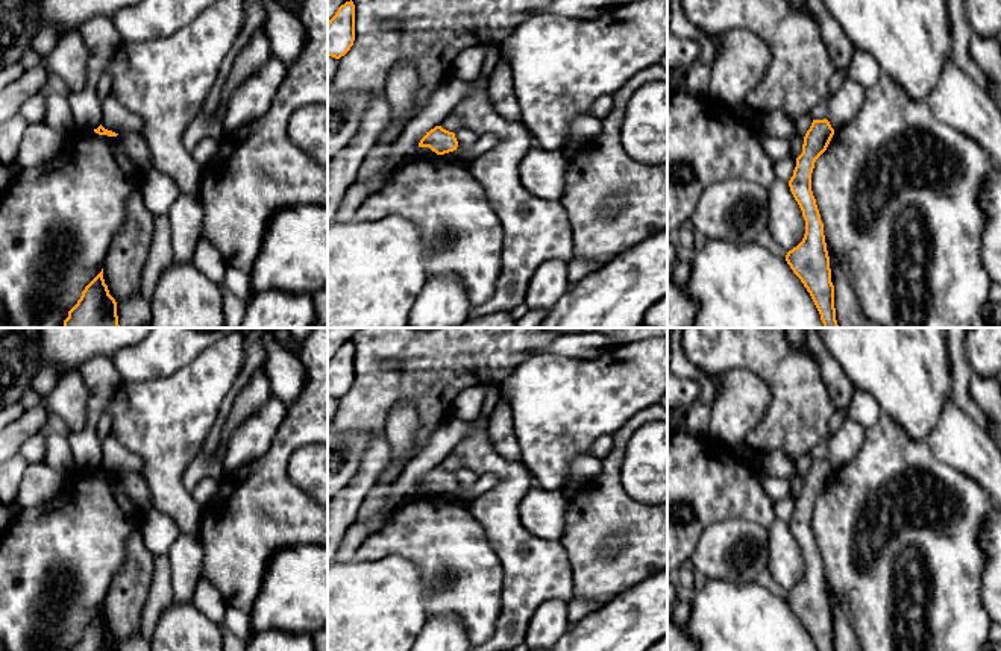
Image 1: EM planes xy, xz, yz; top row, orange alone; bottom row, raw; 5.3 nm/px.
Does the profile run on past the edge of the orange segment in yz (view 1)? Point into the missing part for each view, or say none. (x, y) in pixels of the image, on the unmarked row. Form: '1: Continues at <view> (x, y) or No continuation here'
1: No continuation here

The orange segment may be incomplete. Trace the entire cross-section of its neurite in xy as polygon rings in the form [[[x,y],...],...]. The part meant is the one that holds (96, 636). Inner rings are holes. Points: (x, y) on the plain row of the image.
[[[102,612],[85,627],[80,639],[70,651],[117,651],[117,642],[109,634]]]

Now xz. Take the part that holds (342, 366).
[[[346,341],[328,361],[328,395],[340,399],[355,381],[355,344]]]

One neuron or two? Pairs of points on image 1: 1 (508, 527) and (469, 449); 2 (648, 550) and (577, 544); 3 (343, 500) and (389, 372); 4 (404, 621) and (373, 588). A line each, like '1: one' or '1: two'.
1: one
2: one
3: one
4: one

